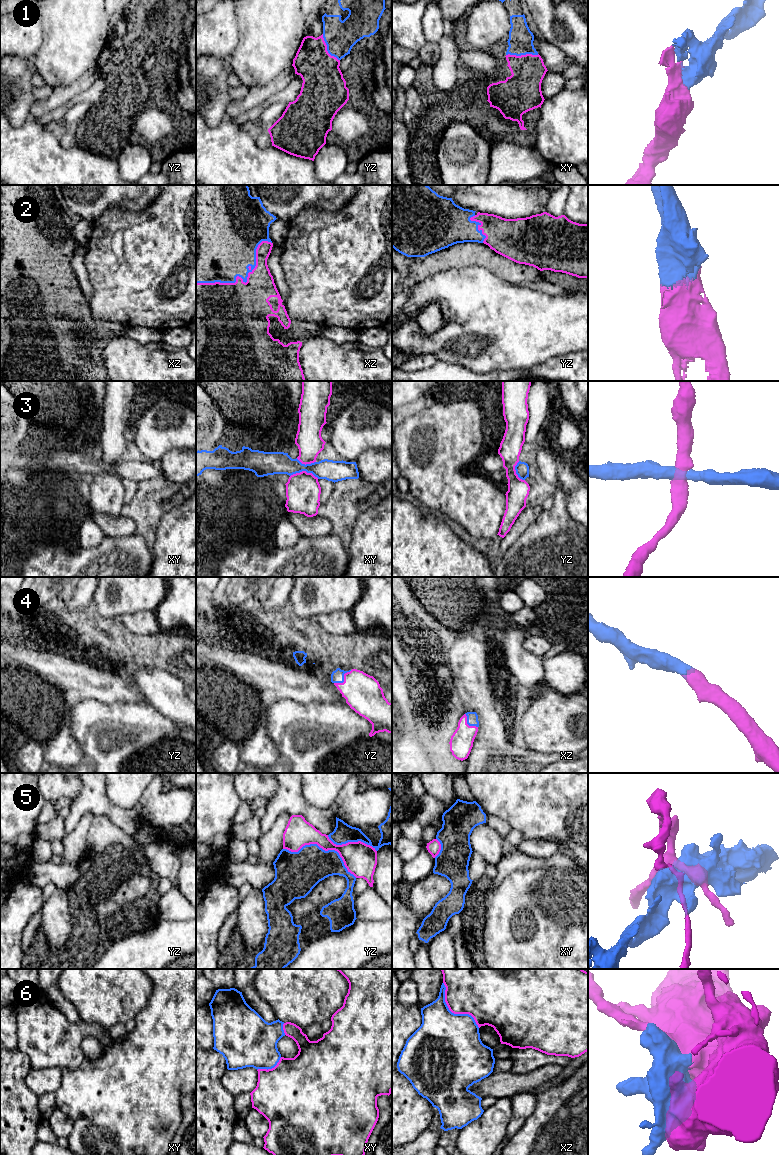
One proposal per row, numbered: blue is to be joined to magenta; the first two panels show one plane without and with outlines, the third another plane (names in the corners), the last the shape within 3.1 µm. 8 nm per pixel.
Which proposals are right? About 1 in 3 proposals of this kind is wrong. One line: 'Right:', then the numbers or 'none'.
Right: 1, 2, 4, 6

